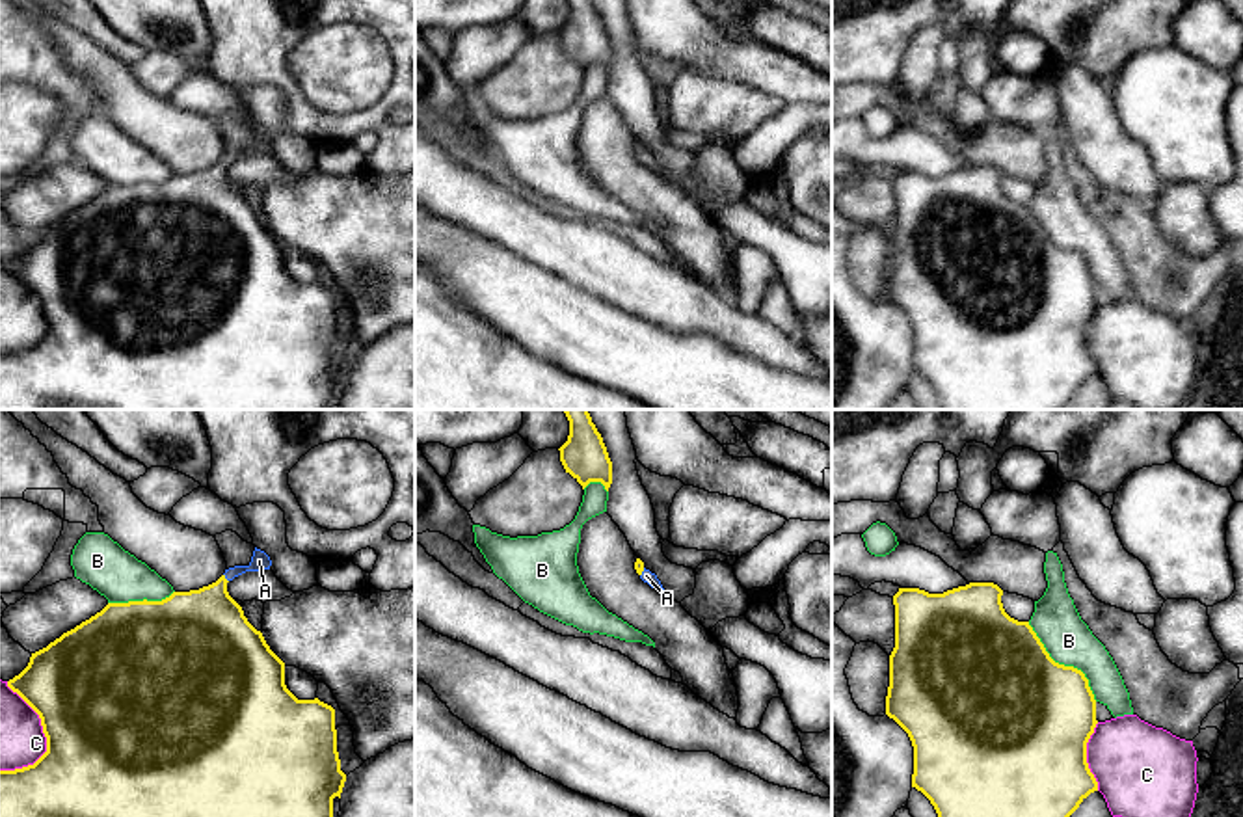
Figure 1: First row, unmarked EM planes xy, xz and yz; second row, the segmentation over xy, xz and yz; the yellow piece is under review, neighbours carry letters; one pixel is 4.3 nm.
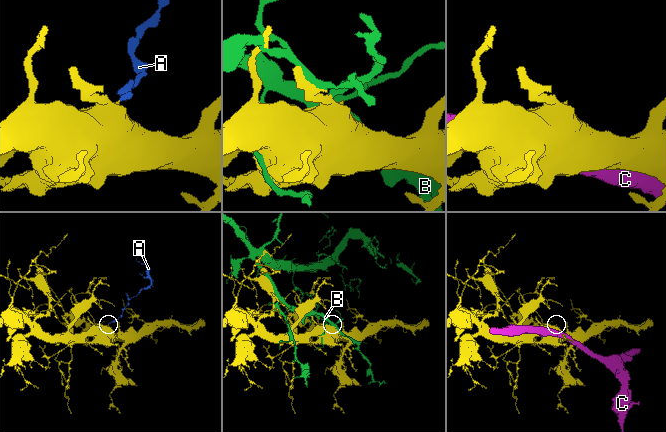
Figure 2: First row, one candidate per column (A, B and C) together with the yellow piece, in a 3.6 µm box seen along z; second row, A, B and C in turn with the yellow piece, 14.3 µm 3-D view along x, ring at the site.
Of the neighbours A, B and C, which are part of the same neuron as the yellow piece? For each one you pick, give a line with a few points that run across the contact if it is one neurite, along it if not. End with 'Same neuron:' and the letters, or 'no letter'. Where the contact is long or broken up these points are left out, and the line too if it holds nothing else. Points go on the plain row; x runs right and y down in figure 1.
A: Line: xy (203, 214), (224, 160), (259, 144)
Same neuron: A

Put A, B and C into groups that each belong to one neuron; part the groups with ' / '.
A / B / C

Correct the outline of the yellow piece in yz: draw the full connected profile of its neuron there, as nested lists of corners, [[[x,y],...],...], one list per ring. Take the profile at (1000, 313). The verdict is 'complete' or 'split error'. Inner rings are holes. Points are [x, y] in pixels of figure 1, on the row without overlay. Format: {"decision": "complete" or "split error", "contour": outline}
{"decision": "complete", "contour": [[[969,166],[943,177],[899,171],[893,179],[895,231],[889,238],[886,298],[908,316],[914,329],[912,370],[930,383],[942,409],[1061,409],[1090,376],[1098,374],[1098,365],[1087,346],[1087,326],[1098,307],[1089,262],[1081,253],[1055,246],[1029,205],[1018,205],[1005,195],[1001,179],[1003,173],[994,166]]]}

